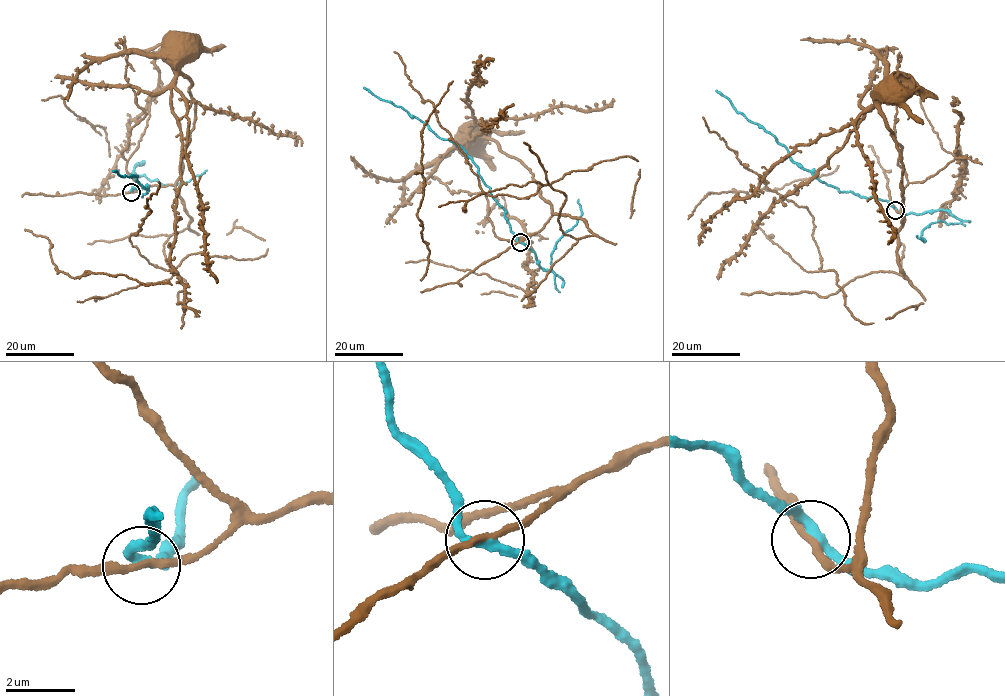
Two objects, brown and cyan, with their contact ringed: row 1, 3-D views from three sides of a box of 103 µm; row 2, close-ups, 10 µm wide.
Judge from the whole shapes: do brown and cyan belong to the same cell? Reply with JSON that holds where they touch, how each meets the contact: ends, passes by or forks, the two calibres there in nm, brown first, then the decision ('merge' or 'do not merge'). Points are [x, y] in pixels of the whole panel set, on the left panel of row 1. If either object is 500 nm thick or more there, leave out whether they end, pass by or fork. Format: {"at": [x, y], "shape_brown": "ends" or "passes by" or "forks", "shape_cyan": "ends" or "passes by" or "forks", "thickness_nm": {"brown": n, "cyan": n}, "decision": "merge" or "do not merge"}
{"at": [131, 192], "shape_brown": "passes by", "shape_cyan": "passes by", "thickness_nm": {"brown": 180, "cyan": 240}, "decision": "do not merge"}

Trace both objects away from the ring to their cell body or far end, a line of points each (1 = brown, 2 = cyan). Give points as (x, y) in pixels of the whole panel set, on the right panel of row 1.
1: (896, 210), (905, 219), (902, 156), (880, 105), (889, 94)
2: (896, 210), (886, 201), (841, 192), (826, 184), (793, 161), (776, 137), (738, 112), (731, 101), (716, 90)

